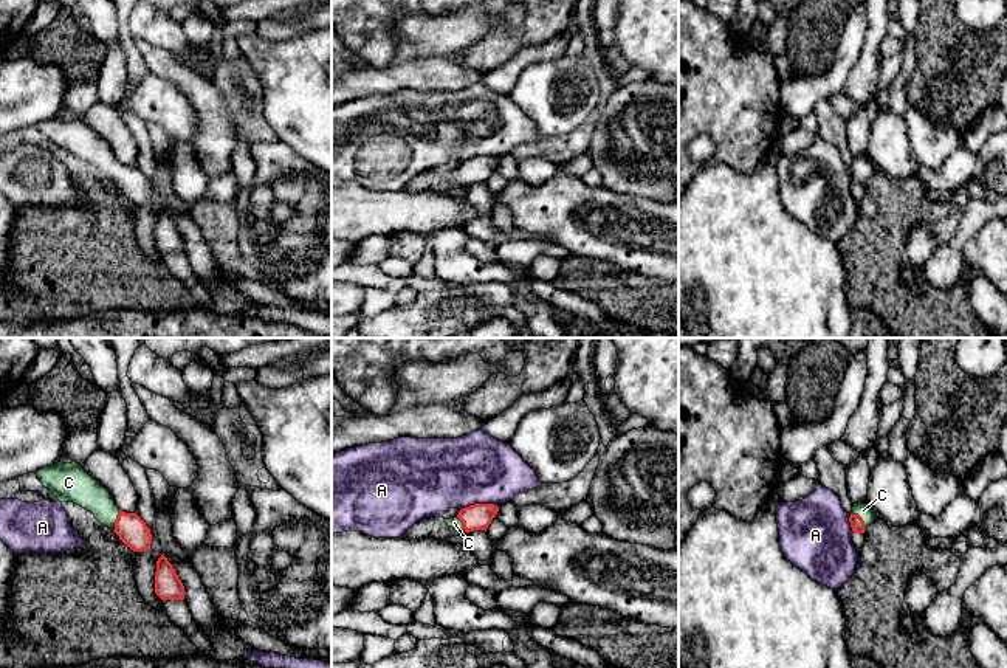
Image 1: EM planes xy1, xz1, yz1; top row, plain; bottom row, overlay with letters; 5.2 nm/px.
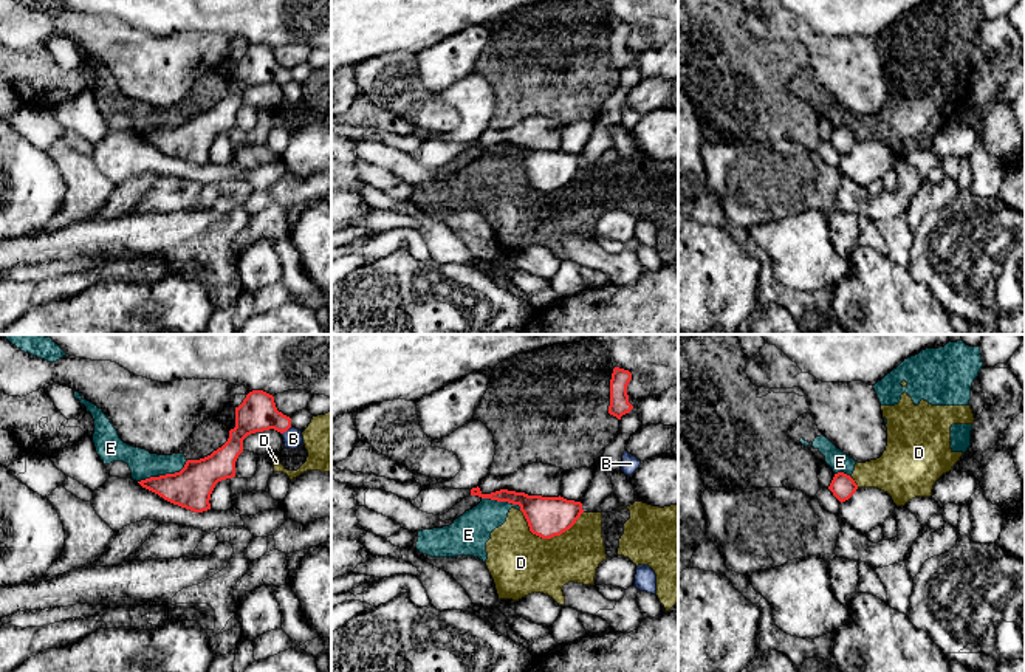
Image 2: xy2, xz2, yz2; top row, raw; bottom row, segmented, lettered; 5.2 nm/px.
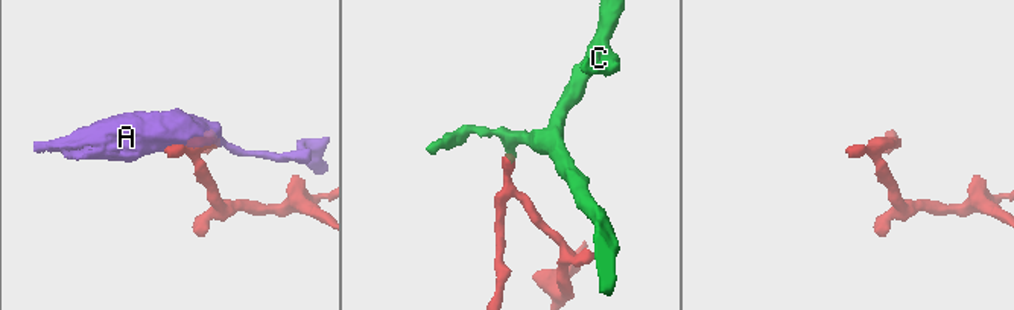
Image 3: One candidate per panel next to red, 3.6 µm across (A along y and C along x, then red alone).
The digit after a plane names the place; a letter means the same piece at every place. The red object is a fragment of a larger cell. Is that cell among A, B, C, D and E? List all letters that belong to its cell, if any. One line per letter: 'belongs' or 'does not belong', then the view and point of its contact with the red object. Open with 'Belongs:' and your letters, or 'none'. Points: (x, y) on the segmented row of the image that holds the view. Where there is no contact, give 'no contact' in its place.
Belongs: C
A: does not belong; meets red in xz1 at (477, 504)
B: does not belong; meets red in xy2 at (287, 429)
C: belongs; meets red in yz1 at (862, 519)
D: does not belong; meets red in xz2 at (548, 538)
E: does not belong; meets red in xy2 at (163, 476)

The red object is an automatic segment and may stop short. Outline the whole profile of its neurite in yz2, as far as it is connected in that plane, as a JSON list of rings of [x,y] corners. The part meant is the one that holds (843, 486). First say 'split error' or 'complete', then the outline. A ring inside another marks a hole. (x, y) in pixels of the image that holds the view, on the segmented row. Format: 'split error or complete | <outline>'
complete | [[[838,472],[835,474],[828,489],[842,503],[856,492],[858,485],[855,483],[855,480],[850,475],[844,472]]]

